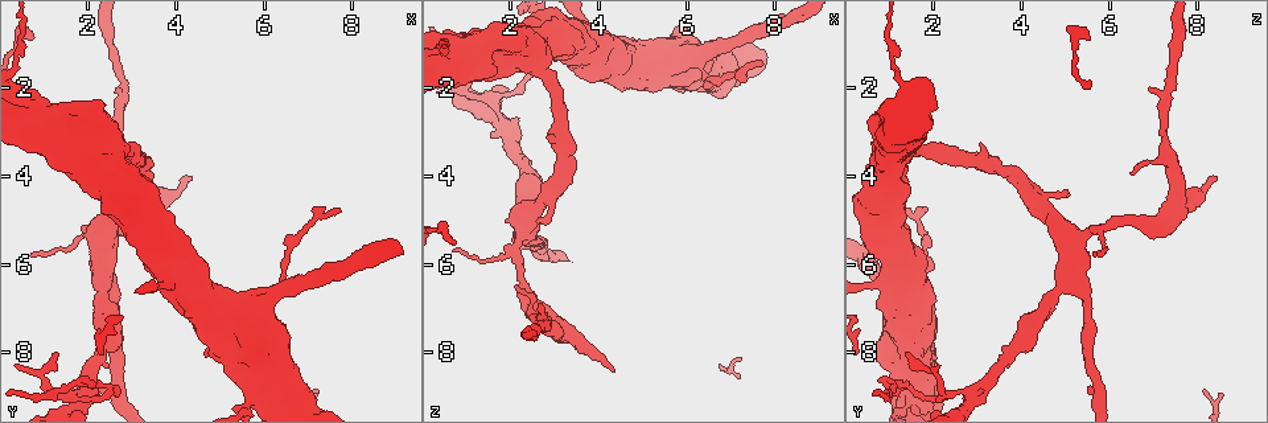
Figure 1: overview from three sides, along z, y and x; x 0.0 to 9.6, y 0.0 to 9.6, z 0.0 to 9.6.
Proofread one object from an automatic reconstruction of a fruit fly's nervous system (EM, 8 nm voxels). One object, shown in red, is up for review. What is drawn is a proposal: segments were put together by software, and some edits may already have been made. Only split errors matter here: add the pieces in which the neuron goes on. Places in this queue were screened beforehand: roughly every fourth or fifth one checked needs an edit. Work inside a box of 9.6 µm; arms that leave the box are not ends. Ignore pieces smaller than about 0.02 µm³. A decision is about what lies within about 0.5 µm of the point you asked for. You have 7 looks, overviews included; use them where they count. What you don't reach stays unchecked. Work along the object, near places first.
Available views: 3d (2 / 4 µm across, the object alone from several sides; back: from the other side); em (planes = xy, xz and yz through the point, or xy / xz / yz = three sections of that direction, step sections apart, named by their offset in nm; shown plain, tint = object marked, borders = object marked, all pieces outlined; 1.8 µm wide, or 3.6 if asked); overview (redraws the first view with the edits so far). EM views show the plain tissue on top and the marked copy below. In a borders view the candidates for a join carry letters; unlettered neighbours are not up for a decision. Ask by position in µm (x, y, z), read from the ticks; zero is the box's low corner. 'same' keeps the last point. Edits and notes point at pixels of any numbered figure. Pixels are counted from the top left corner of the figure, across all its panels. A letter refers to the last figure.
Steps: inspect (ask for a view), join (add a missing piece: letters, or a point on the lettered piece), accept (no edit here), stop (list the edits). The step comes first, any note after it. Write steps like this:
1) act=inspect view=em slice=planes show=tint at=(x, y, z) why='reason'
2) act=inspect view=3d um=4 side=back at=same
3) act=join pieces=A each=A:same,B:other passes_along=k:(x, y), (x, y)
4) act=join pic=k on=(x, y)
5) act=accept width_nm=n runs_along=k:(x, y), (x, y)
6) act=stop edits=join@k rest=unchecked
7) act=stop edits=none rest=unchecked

act=inspect view=3d um=4 at=(5.75, 9.10, 1.55) why='thick turns thin'

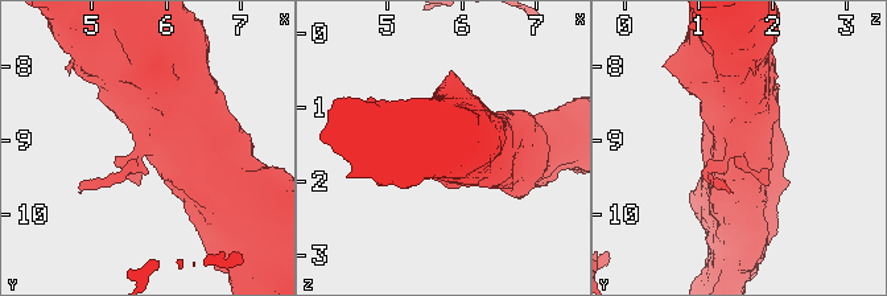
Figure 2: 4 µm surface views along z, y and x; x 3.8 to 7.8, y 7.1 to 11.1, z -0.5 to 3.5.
act=inspect view=em um=3.6 slice=xy step=16 show=tint at=(5.70, 9.10, 1.55)

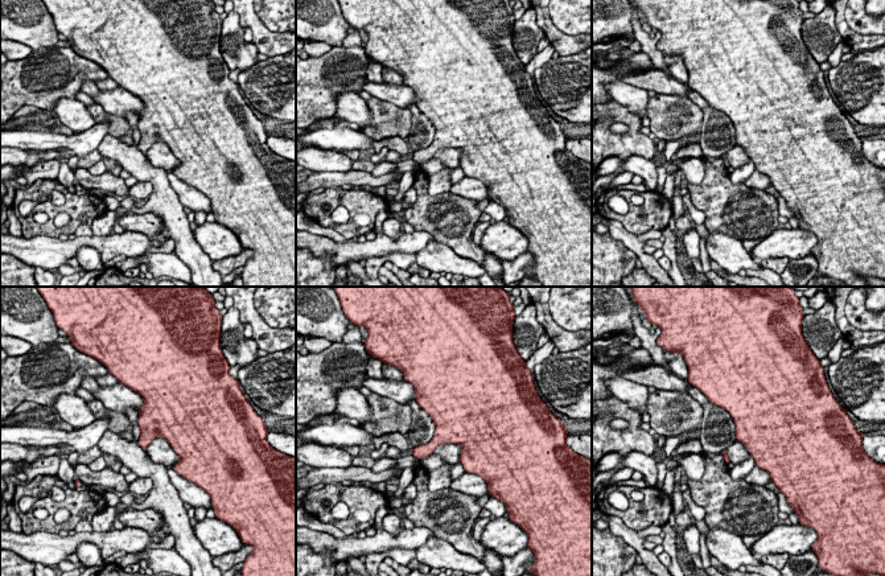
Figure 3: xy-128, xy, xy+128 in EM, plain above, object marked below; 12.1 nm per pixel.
act=inspect view=em um=3.6 slice=planes show=borders at=same why='another direction'

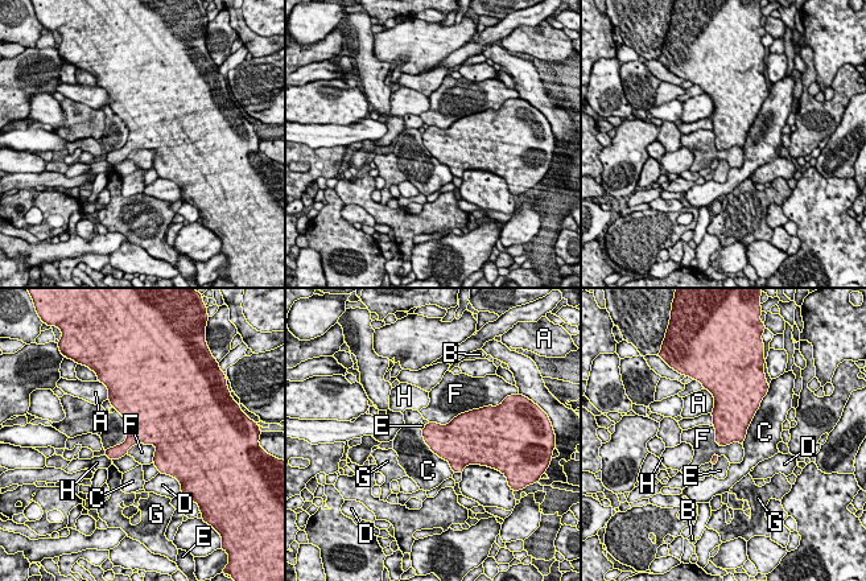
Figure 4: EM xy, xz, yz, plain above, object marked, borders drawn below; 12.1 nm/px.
act=accept each=A:other,B:other,C:other,D:other,E:other,F:other,G:other,H:other border=4:(156, 446), (136, 444), (127, 452) found='none of them fits'

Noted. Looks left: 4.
act=inspect view=em slice=xz step=8 show=borders at=(0.90, 8.55, 2.10) why='abrupt turn'

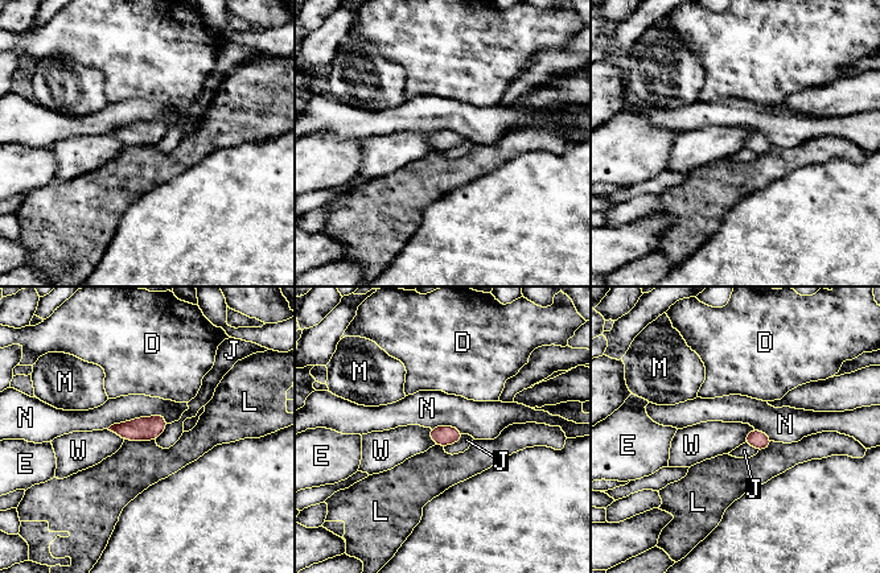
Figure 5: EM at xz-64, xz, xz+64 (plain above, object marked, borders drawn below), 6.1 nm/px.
act=accept each=D:other,E:other,J:other,L:other,M:other,N:other,W:other border=5:(428, 428), (428, 436), (435, 444) found='no lettered piece goes on from it'

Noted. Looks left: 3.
act=inspect view=3d um=4 at=(2.60, 3.45, 1.25) why='calibre changes'

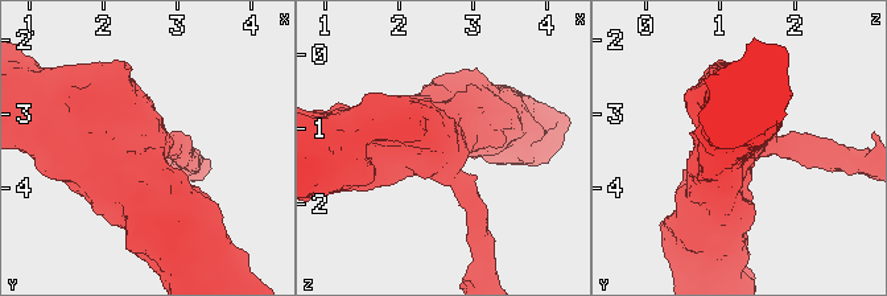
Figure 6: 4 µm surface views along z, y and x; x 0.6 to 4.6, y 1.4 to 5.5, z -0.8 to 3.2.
act=inspect view=em um=3.6 slice=yz step=16 show=borders at=(2.55, 3.40, 1.25)

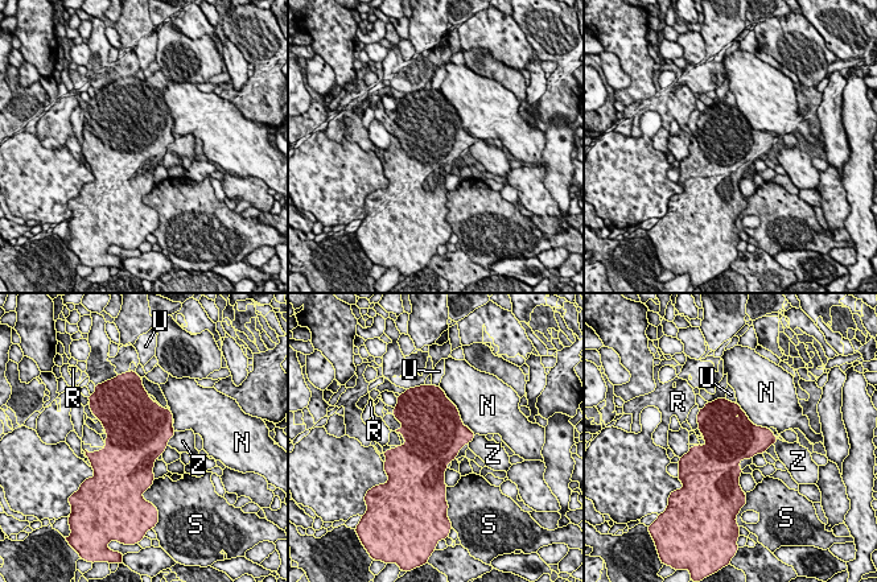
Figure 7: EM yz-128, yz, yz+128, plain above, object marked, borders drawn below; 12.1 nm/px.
act=inspect view=em um=3.6 slice=planes show=borders at=same why='another direction'

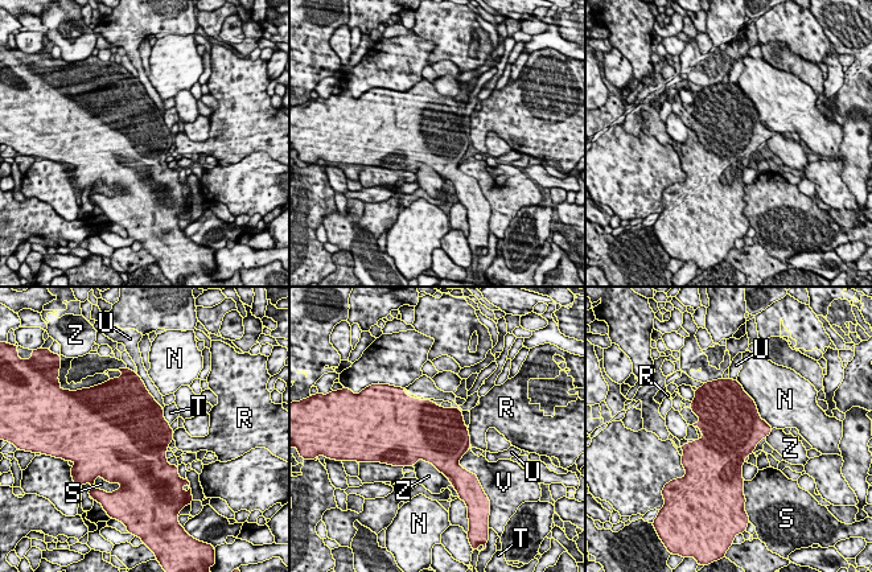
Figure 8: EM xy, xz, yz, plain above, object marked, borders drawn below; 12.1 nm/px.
act=accept width_nm=700 each=N:other,R:other,S:other,T:other,U:other,V:other,Z:other found='none of them fits'

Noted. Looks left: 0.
act=stop edits=none rest=unchecked

